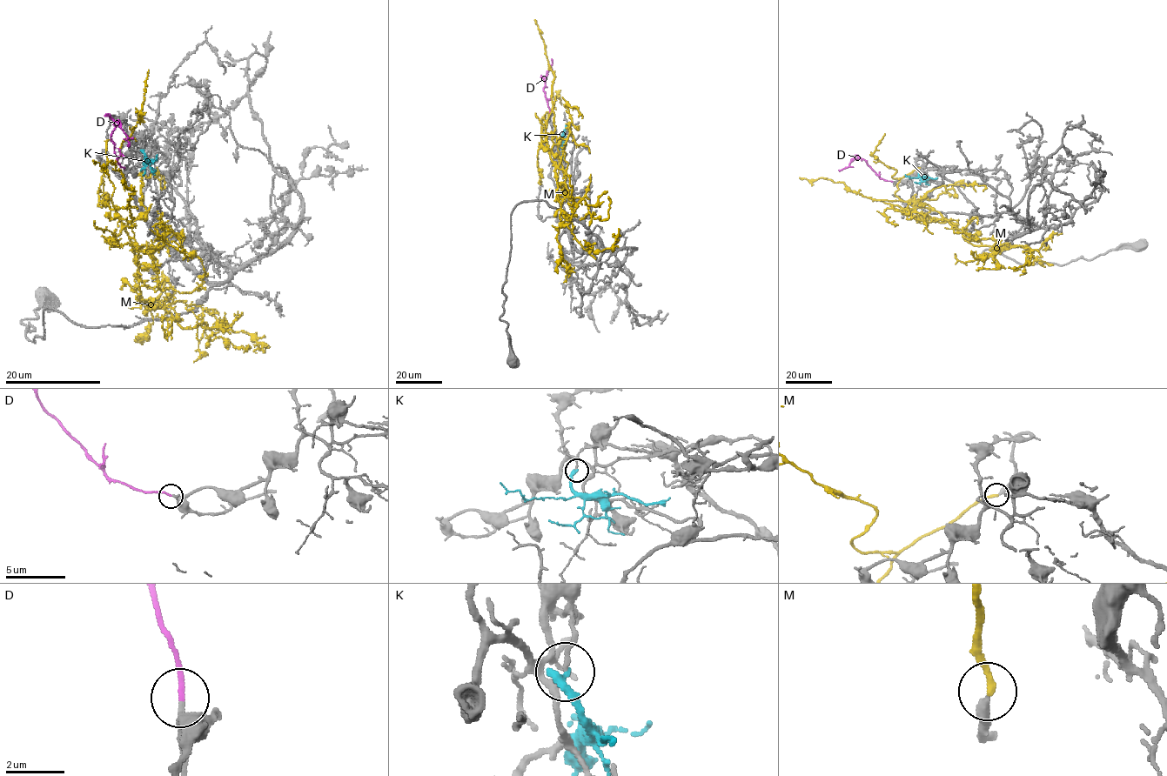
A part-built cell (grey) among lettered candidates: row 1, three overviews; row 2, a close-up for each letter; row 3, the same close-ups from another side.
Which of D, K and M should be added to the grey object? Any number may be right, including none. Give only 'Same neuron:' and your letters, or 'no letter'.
Same neuron: D

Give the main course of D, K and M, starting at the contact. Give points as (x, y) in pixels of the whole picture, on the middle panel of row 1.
D: (549, 112), (543, 90), (546, 75), (551, 69), (551, 58)
K: (559, 139), (563, 157)
M: (542, 140), (544, 115), (561, 213), (571, 217), (584, 199), (595, 218), (606, 220), (608, 196)

